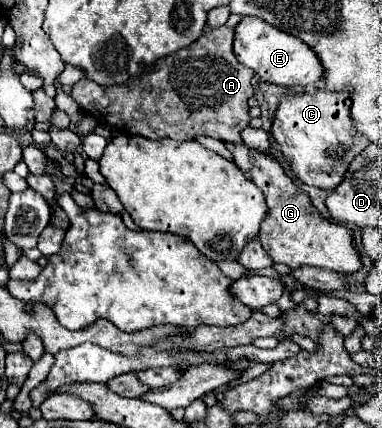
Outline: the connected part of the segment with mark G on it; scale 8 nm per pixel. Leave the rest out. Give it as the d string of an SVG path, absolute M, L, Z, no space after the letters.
M242 143L228 145L228 151L234 155L234 163L240 167L246 179L250 179L264 193L268 215L260 227L260 243L274 261L286 263L290 269L300 265L322 267L336 273L354 273L360 269L358 253L352 247L352 231L324 219L312 205L310 197L294 185L274 157L250 151Z

